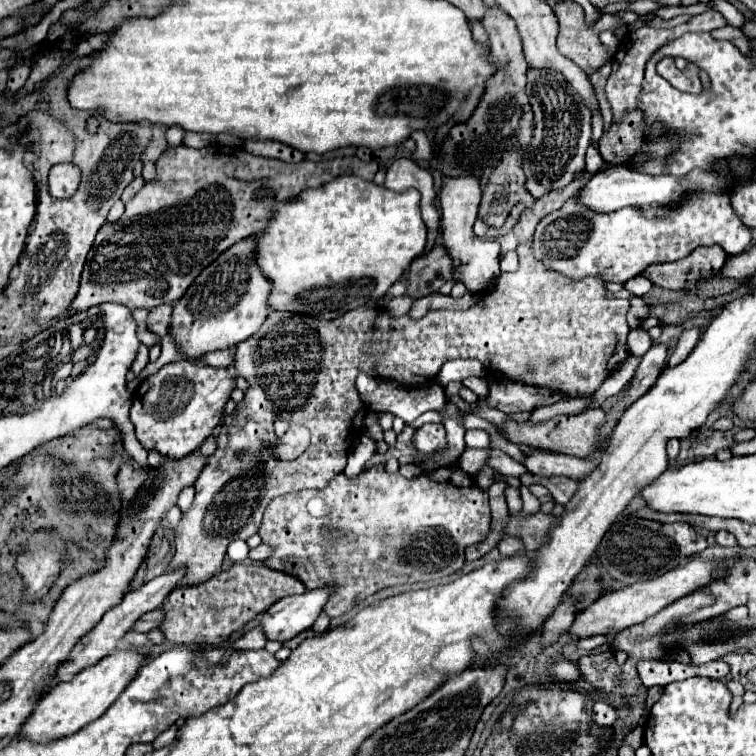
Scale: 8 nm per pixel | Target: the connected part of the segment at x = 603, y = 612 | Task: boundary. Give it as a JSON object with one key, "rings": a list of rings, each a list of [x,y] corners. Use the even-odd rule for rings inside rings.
{"rings":[[[690,558],[688,564],[684,568],[674,568],[670,572],[666,572],[664,576],[658,576],[654,580],[646,580],[646,582],[636,582],[624,590],[614,590],[608,592],[604,596],[600,596],[594,604],[590,604],[588,608],[584,608],[582,612],[578,612],[576,620],[572,622],[568,636],[572,640],[580,640],[580,638],[590,638],[590,636],[598,636],[598,634],[616,634],[628,626],[640,624],[646,618],[658,614],[662,608],[666,608],[668,604],[676,602],[678,598],[706,586],[716,570],[718,570],[718,560],[700,560],[700,558]]]}

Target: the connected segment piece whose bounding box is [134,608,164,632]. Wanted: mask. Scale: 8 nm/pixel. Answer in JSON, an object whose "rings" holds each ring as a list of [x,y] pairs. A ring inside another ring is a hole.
{"rings":[[[158,608],[156,610],[152,610],[152,612],[148,612],[148,614],[144,614],[138,622],[136,622],[136,626],[134,626],[134,630],[138,630],[138,632],[148,632],[148,630],[154,630],[154,628],[158,628],[160,626],[160,622],[164,620],[164,614],[162,612],[158,612]]]}

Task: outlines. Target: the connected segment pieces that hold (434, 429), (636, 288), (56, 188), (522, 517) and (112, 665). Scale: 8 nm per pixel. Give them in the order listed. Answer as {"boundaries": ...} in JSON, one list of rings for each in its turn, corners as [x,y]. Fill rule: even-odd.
{"boundaries":[[[[424,424],[414,432],[412,444],[422,454],[436,454],[446,448],[446,430],[442,424]]],[[[634,276],[628,282],[624,282],[624,290],[632,292],[634,296],[644,296],[646,292],[650,292],[650,288],[652,288],[652,282],[646,280],[644,276]]],[[[56,164],[48,174],[48,194],[52,198],[70,198],[80,184],[80,174],[74,164]]],[[[518,512],[516,516],[512,514],[512,518],[506,522],[504,536],[520,538],[524,544],[524,550],[538,550],[544,542],[544,536],[546,536],[552,520],[554,520],[554,516],[542,514],[542,512],[536,512],[532,516]]],[[[116,650],[112,656],[106,656],[98,664],[76,674],[70,682],[62,682],[50,688],[36,704],[30,718],[26,718],[26,722],[22,724],[18,738],[30,740],[34,744],[48,744],[52,740],[60,740],[78,732],[82,726],[100,718],[108,710],[108,706],[114,704],[114,700],[122,694],[122,690],[132,682],[142,662],[144,656],[134,650]]]]}

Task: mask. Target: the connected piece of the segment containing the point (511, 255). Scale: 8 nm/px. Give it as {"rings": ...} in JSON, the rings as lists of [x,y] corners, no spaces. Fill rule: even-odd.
{"rings":[[[506,252],[500,258],[500,270],[502,272],[514,272],[518,268],[518,254],[516,252]]]}

